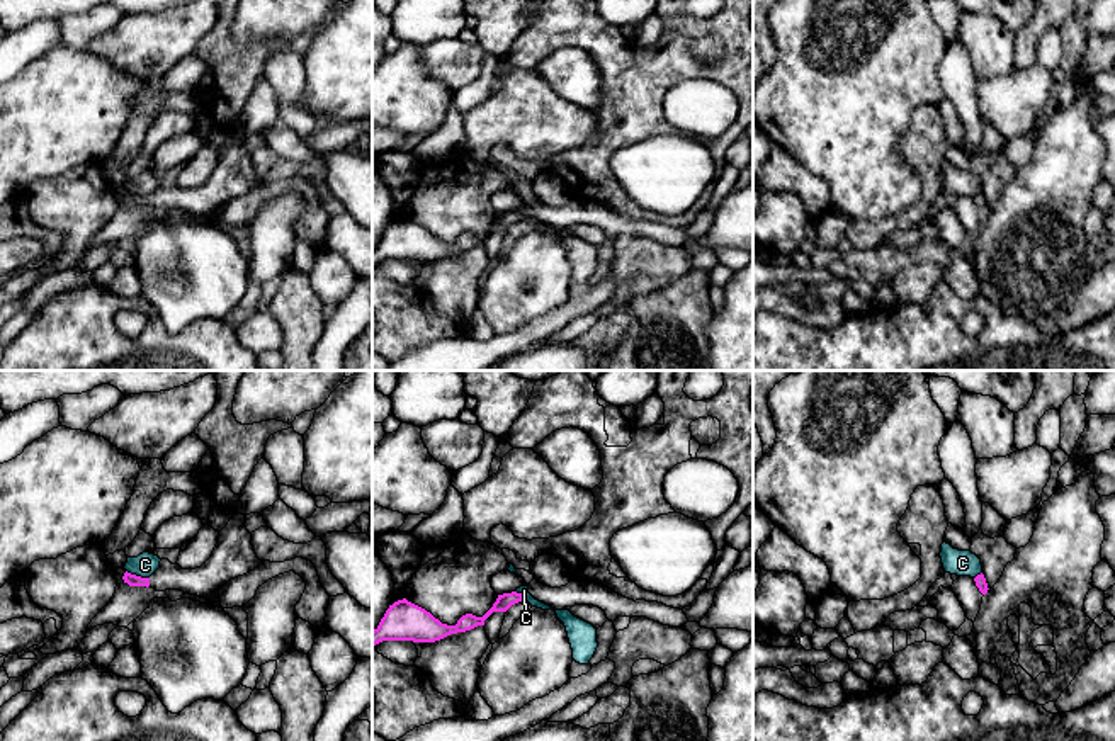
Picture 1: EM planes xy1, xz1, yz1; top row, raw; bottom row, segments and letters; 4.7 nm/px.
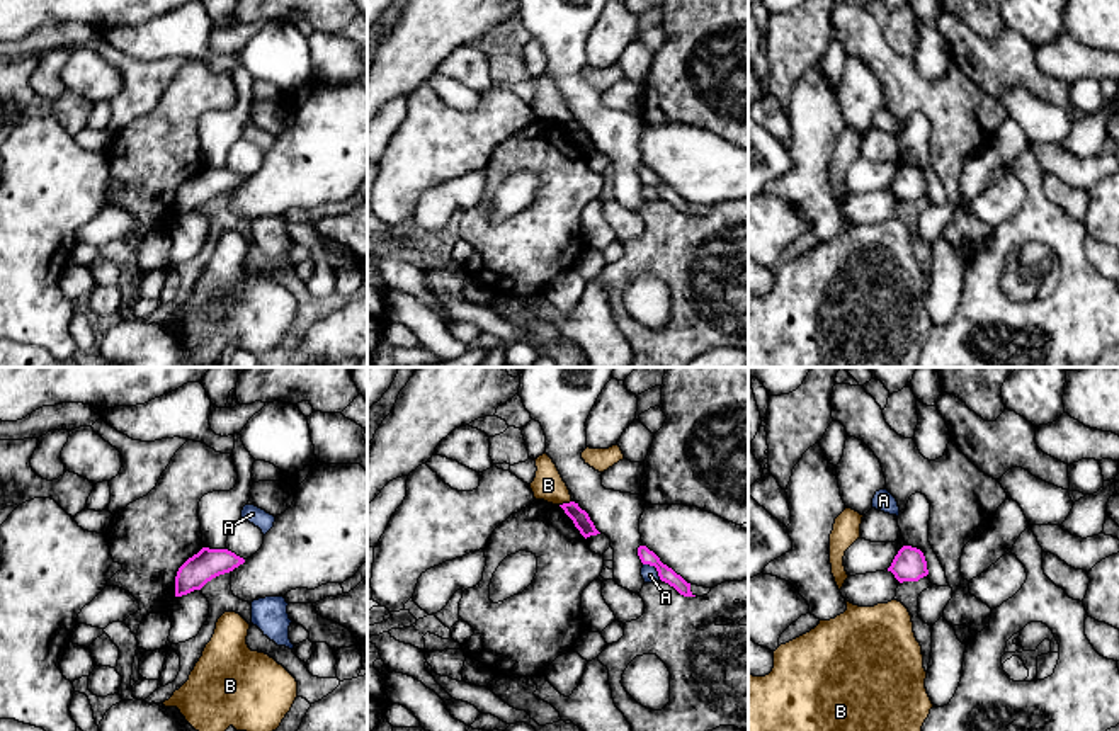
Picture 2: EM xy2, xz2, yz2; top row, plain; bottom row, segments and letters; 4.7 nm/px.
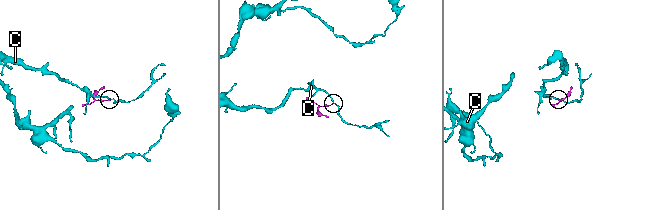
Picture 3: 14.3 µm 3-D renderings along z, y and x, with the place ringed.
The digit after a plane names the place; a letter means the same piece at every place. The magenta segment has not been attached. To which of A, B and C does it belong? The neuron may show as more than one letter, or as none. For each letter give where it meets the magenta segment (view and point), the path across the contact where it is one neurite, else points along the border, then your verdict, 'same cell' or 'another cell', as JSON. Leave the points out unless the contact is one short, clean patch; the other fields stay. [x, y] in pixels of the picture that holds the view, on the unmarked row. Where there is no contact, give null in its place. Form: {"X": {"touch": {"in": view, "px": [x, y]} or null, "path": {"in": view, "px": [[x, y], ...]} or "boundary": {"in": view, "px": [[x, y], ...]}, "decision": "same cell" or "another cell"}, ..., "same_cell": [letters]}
{"A": {"touch": {"in": "xz2", "px": [655, 186]}, "decision": "another cell"}, "B": {"touch": {"in": "xz2", "px": [565, 123]}, "boundary": {"in": "xz2", "px": [[572, 119], [560, 124]]}, "decision": "another cell"}, "C": {"touch": {"in": "xy1", "px": [138, 196]}, "boundary": {"in": "xy1", "px": [[126, 189], [148, 197]]}, "decision": "another cell"}, "same_cell": []}

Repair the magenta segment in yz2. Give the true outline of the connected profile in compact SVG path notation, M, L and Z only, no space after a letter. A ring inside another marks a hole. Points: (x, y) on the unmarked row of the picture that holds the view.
M903 165L898 170L888 190L891 190L900 202L918 201L929 194L923 172L912 165Z

